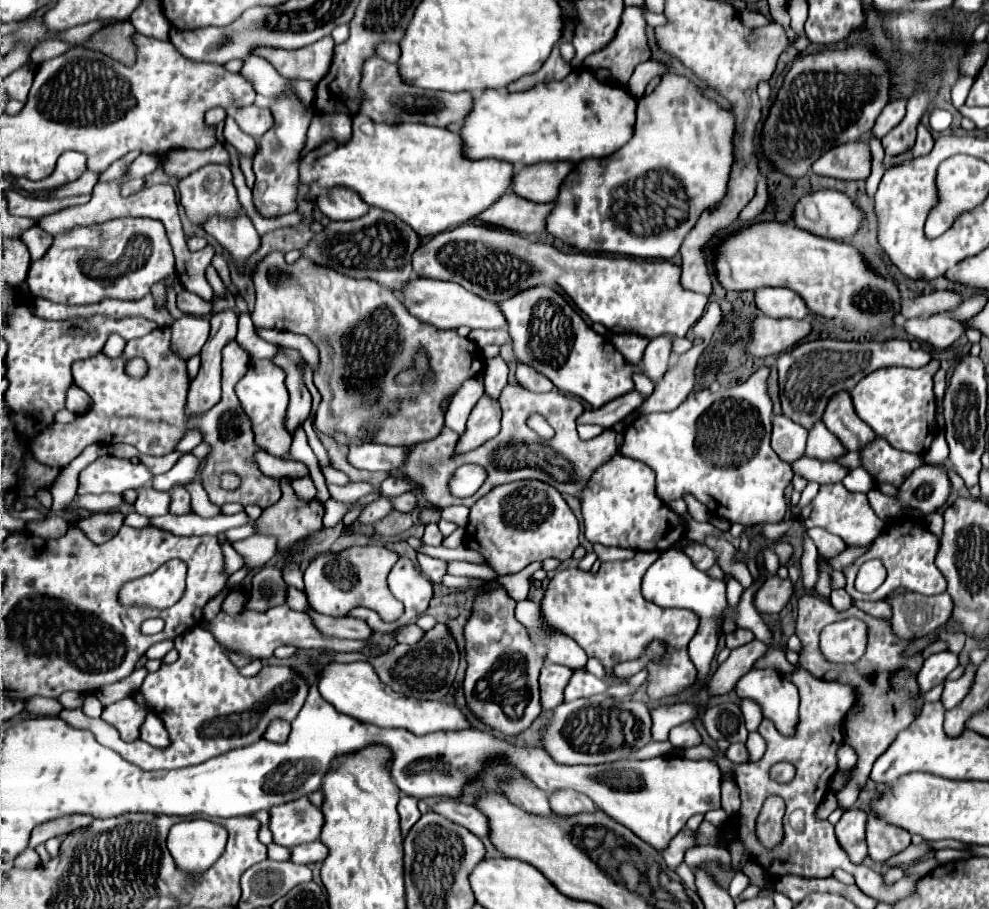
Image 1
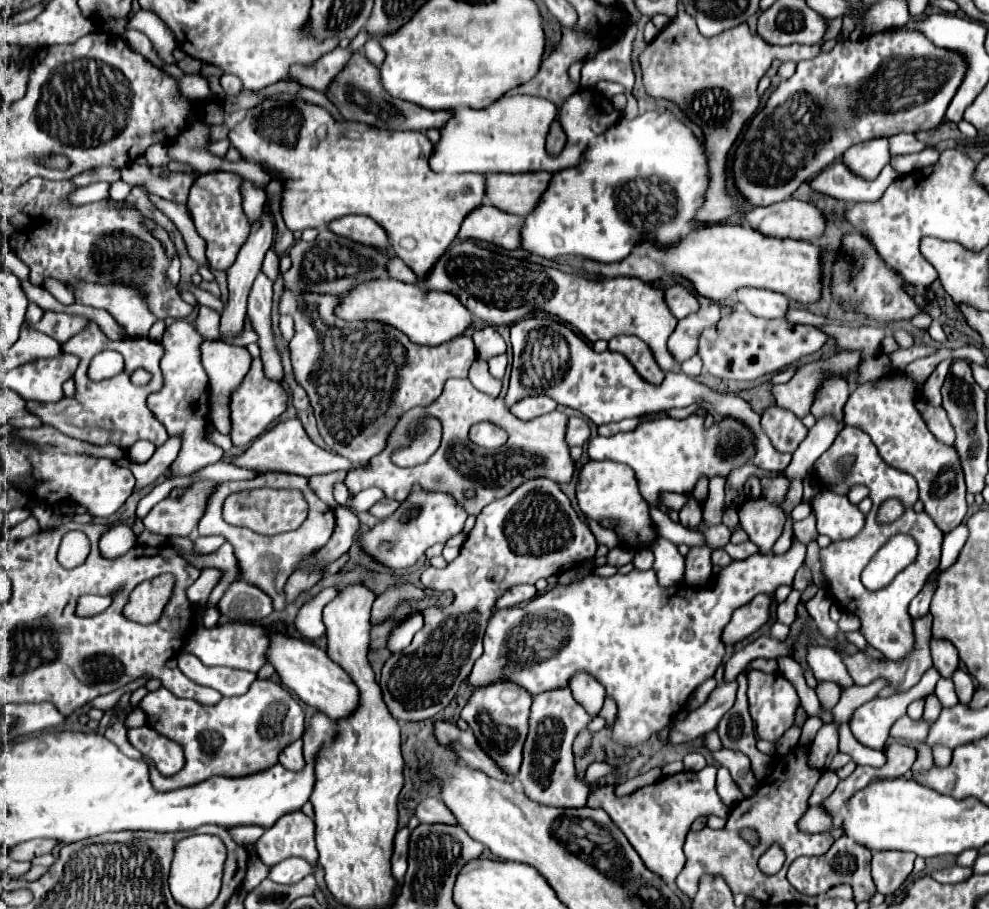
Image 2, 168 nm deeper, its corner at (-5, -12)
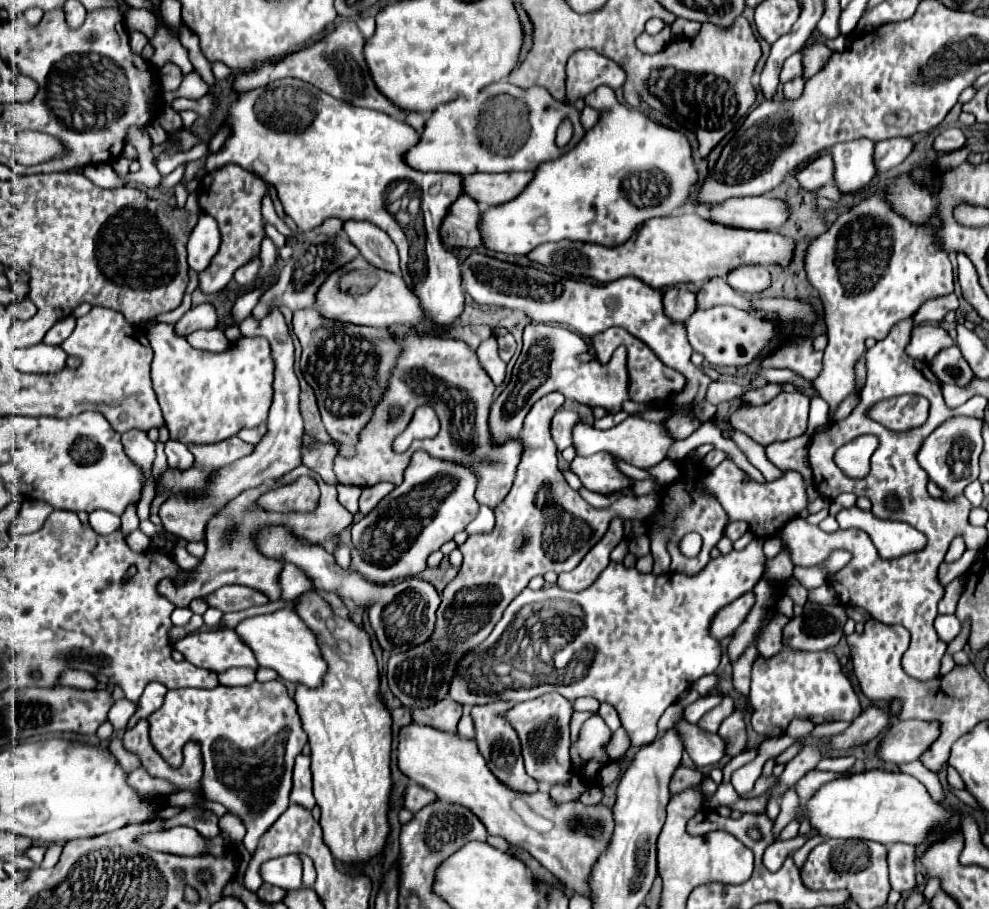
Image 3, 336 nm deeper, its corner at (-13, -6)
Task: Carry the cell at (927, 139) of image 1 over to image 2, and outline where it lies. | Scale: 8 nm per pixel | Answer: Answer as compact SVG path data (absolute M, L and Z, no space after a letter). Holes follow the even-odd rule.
M898 133L898 135L889 138L889 143L891 157L906 153L918 153L918 151L924 151L930 147L924 141L918 141L914 133Z

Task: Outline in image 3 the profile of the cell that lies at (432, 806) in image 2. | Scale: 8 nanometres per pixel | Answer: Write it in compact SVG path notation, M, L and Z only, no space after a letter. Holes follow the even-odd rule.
M408 783L406 793L404 793L404 807L410 809L412 813L416 813L416 811L420 811L424 805L432 803L434 799L438 799L438 797L436 797L432 791L428 791L428 789L424 789L424 787L416 785L416 783Z

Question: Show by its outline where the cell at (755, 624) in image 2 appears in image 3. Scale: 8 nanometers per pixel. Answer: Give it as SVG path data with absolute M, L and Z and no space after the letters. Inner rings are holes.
M750 591L746 595L740 595L734 603L722 607L722 611L718 611L718 615L714 617L714 623L710 623L710 635L718 641L734 635L734 631L746 619L752 605L754 605L754 593Z

